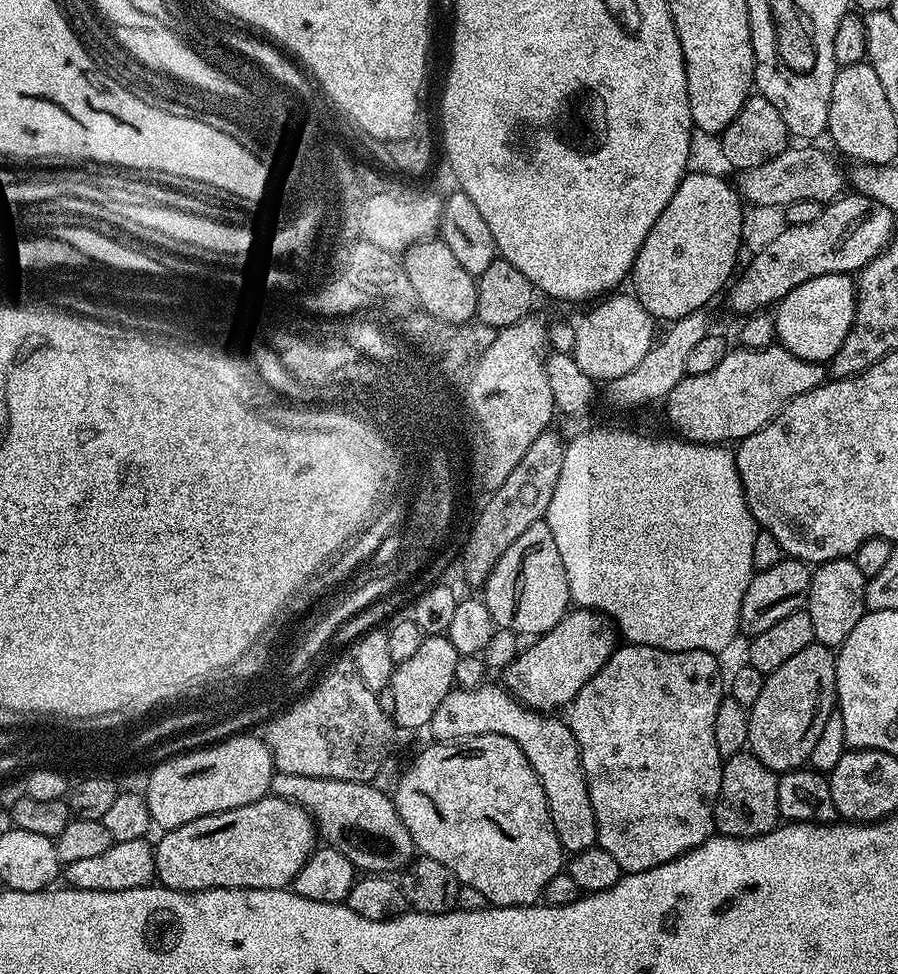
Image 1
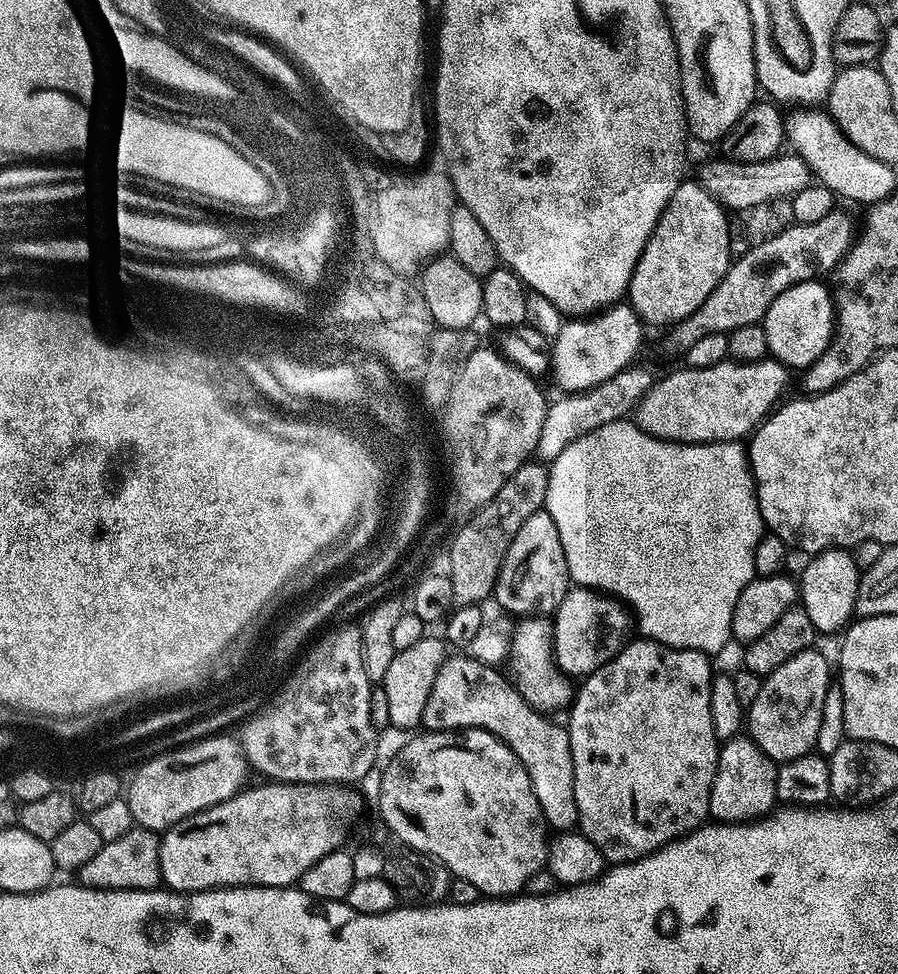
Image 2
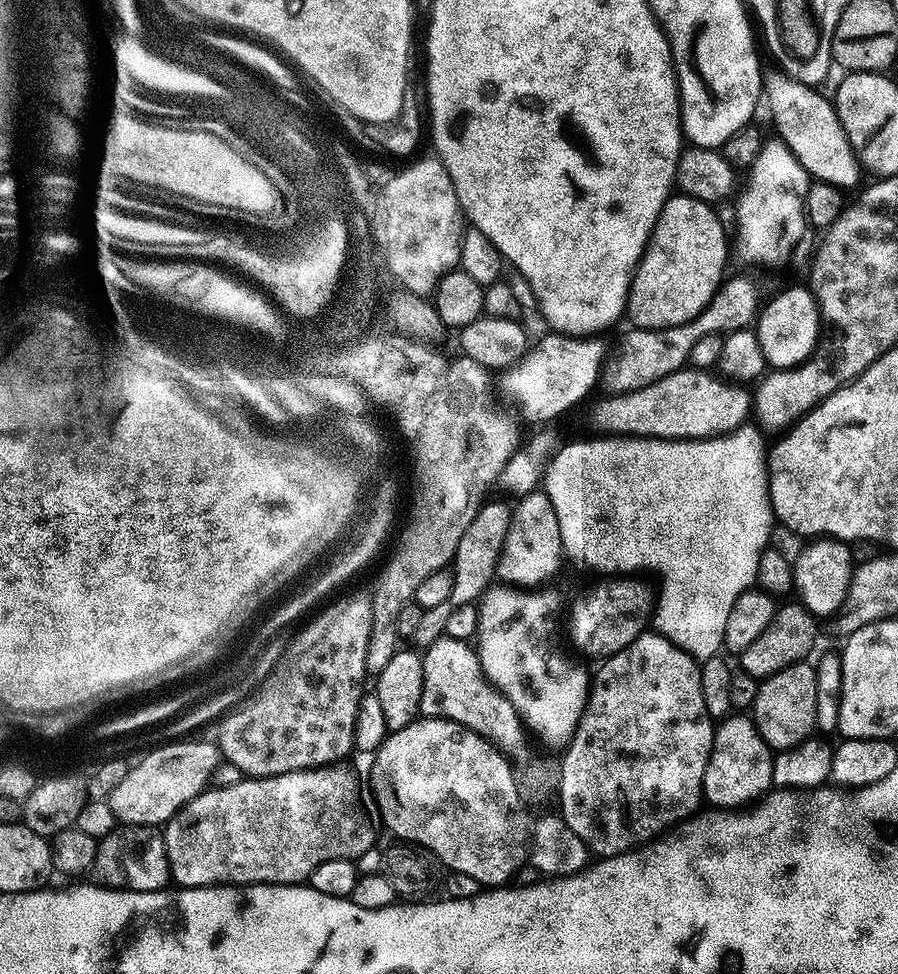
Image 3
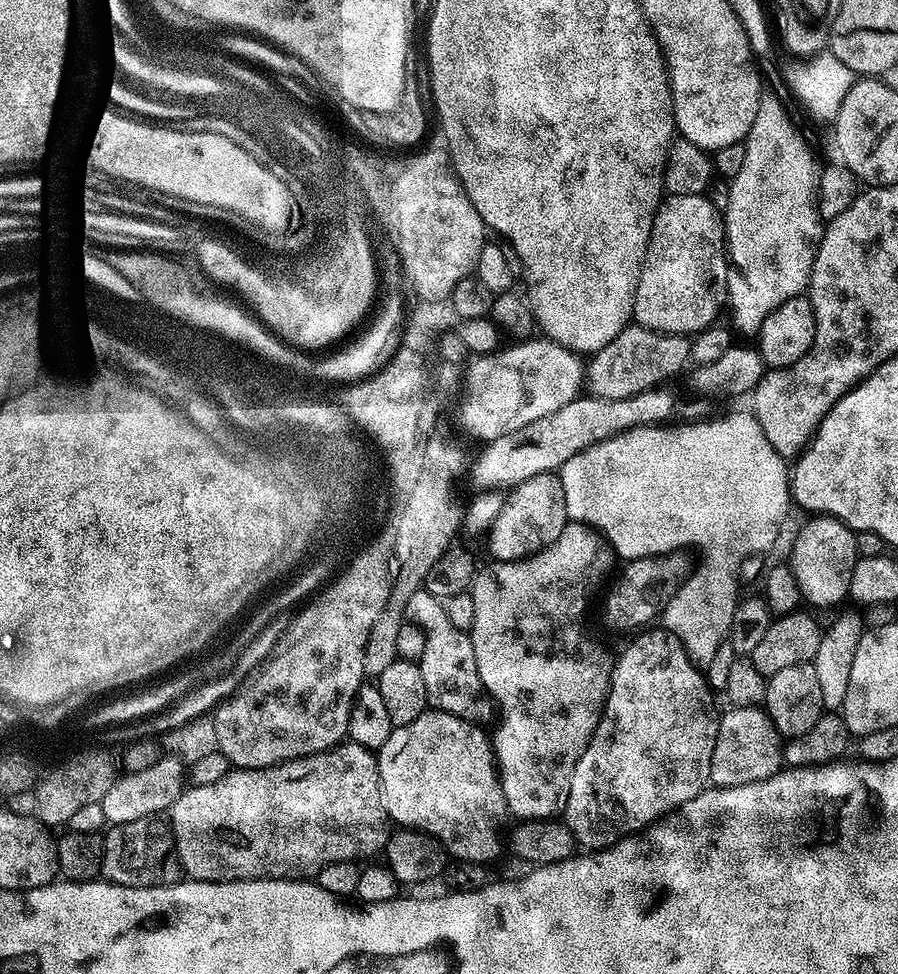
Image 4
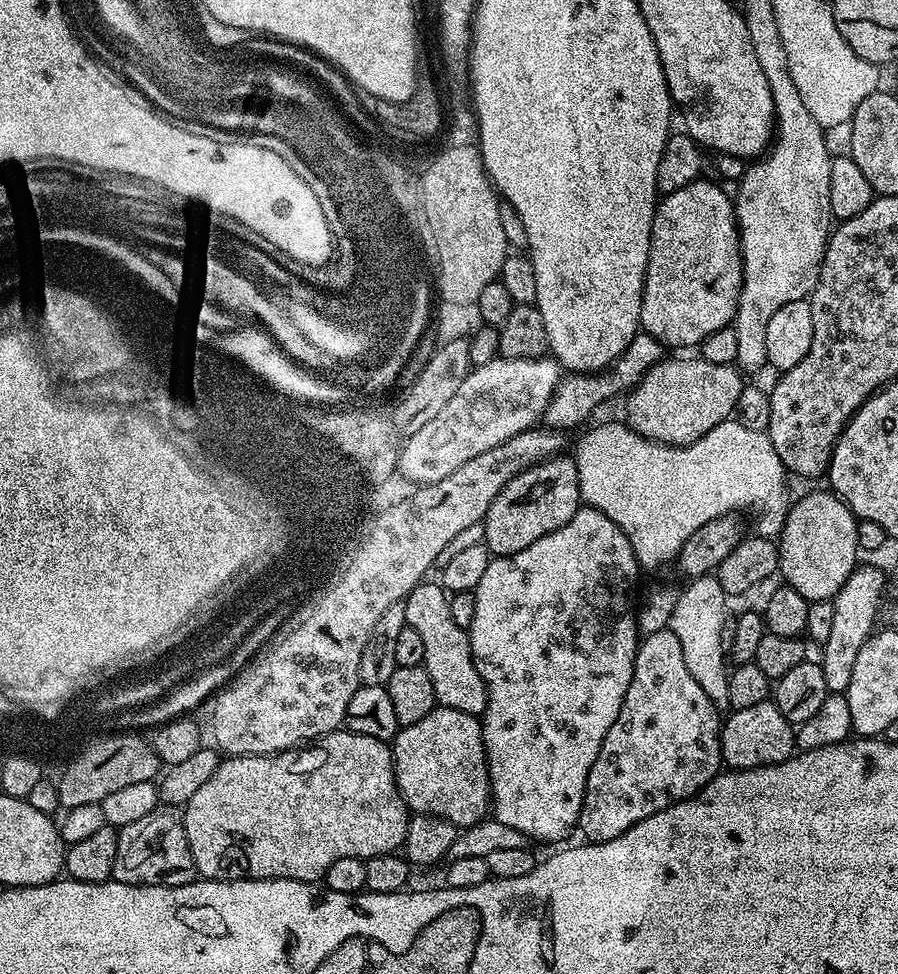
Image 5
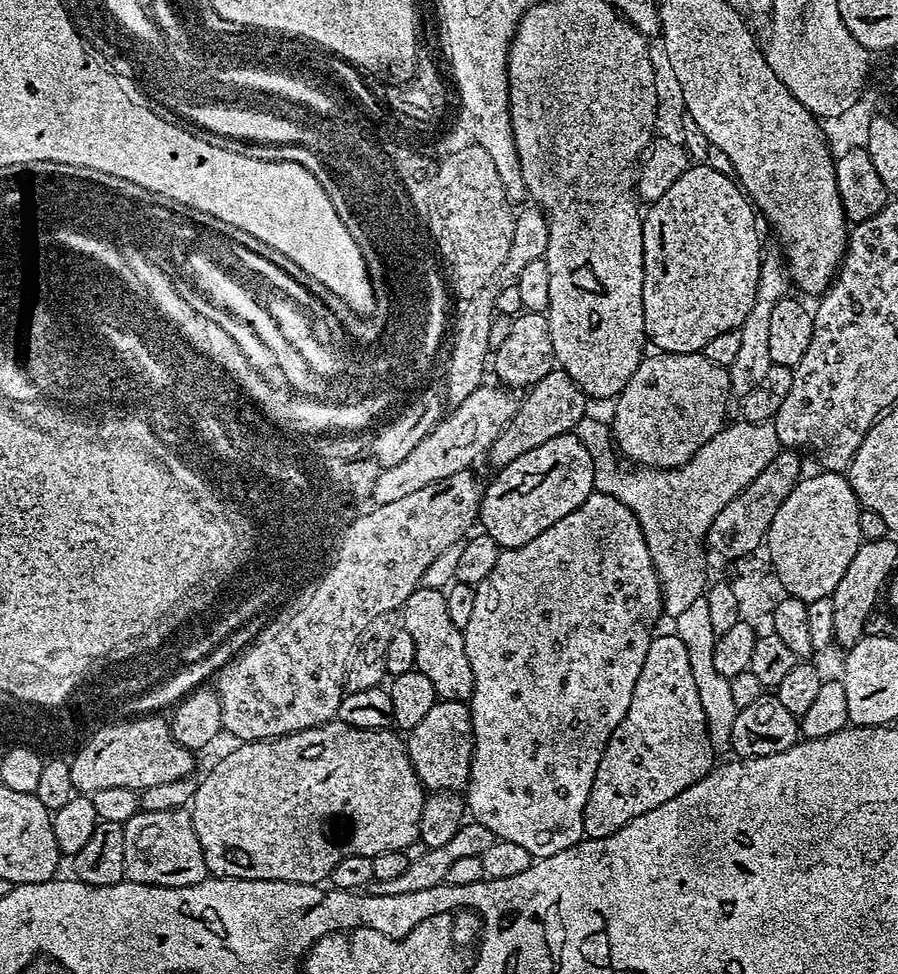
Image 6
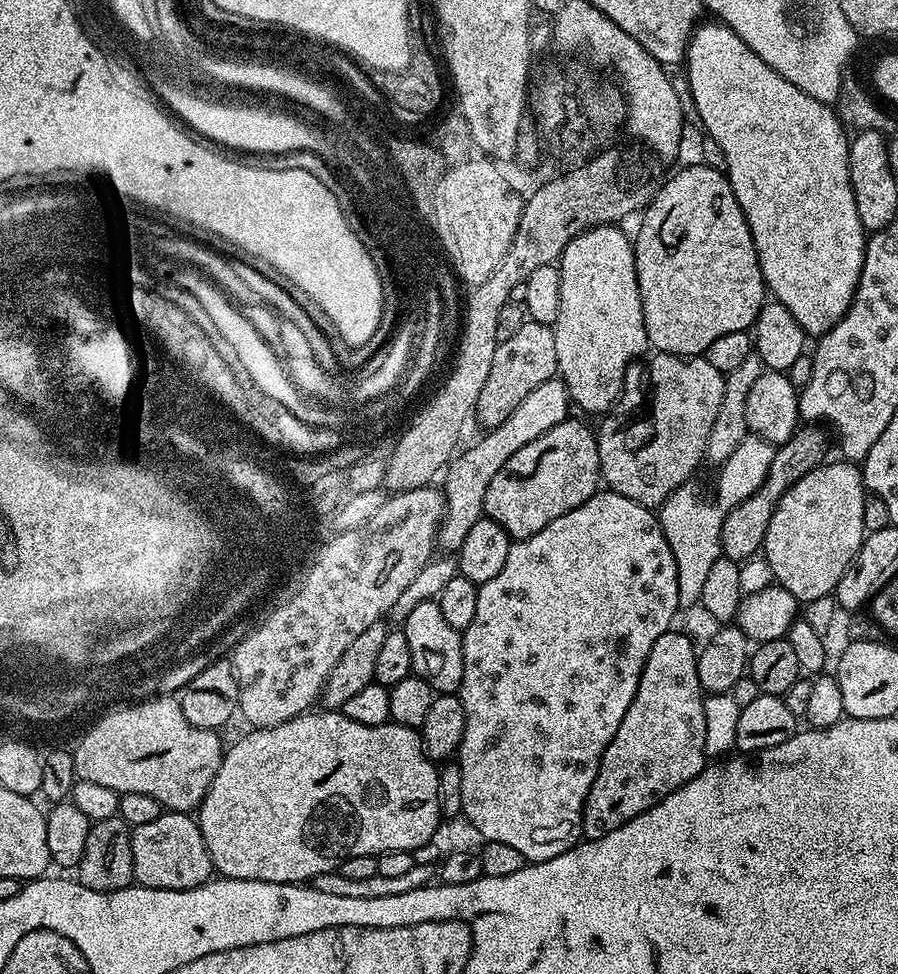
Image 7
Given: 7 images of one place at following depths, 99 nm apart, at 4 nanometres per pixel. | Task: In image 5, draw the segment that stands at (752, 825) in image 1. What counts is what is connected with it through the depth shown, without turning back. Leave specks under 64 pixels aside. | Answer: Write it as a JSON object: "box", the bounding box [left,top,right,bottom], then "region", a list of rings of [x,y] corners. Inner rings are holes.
{"box":[720,699,797,769],"region":[[[771,699],[758,702],[758,706],[746,706],[746,710],[735,710],[732,717],[723,721],[720,729],[720,758],[729,769],[761,768],[778,762],[786,762],[797,751],[794,725],[782,718],[782,710]]]}

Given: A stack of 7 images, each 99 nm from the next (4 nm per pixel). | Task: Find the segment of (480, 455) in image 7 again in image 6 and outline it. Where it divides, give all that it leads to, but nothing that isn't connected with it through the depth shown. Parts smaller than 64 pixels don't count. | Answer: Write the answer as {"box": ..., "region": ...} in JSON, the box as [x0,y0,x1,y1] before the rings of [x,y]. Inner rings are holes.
{"box":[486,366,586,469],"region":[[[556,366],[537,384],[527,389],[525,400],[519,401],[514,418],[494,438],[488,447],[486,460],[493,464],[493,469],[504,468],[514,458],[522,458],[526,450],[534,450],[534,446],[542,446],[542,442],[550,442],[550,438],[558,438],[562,434],[572,432],[576,423],[586,415],[586,397],[582,389],[566,374],[563,368]]]}

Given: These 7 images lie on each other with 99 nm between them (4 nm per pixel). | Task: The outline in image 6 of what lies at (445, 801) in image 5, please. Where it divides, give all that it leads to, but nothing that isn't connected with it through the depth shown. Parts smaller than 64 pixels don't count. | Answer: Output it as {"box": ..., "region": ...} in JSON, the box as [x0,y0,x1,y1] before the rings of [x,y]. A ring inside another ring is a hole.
{"box":[407,699,472,792],"region":[[[437,699],[429,712],[407,733],[408,757],[428,792],[460,792],[468,787],[472,765],[472,709],[462,700]]]}

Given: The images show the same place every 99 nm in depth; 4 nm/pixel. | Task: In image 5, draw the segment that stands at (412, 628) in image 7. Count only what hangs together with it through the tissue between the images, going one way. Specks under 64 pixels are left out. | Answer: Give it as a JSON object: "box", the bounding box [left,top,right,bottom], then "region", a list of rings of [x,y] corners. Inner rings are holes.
{"box":[402,582,488,717],"region":[[[421,582],[410,590],[402,603],[406,610],[405,625],[414,630],[426,645],[426,658],[422,667],[430,674],[430,682],[434,682],[434,694],[439,707],[450,710],[462,710],[462,714],[483,717],[488,705],[488,688],[476,669],[472,657],[472,647],[468,641],[468,633],[458,622],[454,622],[454,614],[450,614],[450,596],[439,583]]]}

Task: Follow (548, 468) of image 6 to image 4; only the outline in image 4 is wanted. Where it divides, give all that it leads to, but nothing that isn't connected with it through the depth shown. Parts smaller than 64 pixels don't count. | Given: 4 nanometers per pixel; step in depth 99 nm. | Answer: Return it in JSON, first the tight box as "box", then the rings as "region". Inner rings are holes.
{"box":[487,472,570,561],"region":[[[556,472],[538,474],[526,482],[515,485],[507,493],[504,505],[498,518],[494,519],[490,532],[487,533],[488,552],[493,561],[522,560],[533,556],[550,546],[562,534],[562,530],[570,523],[566,510],[566,494],[562,482]]]}

